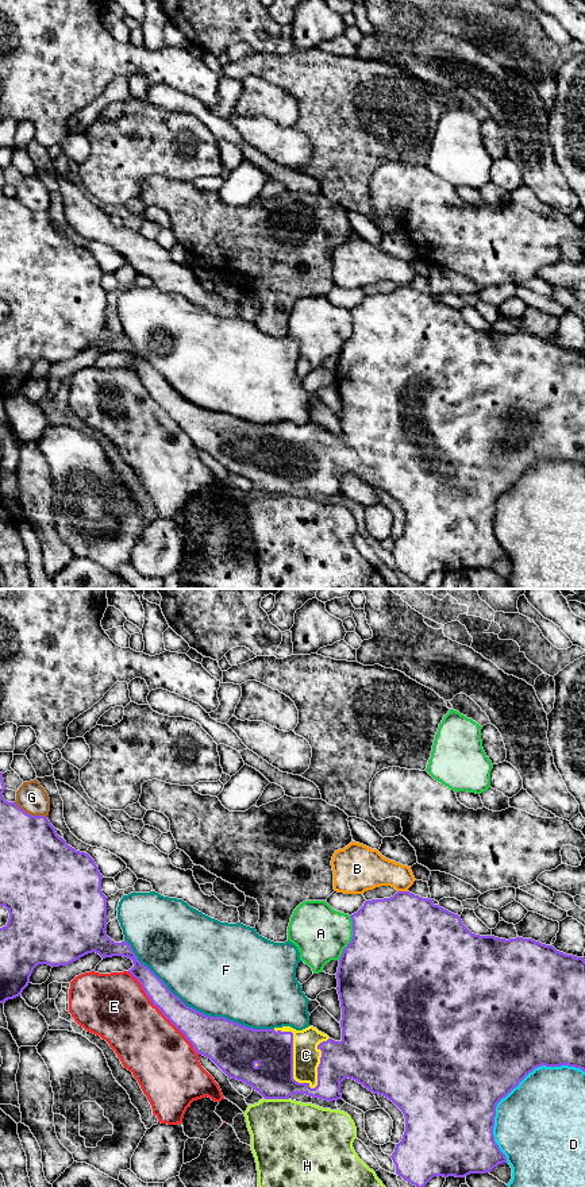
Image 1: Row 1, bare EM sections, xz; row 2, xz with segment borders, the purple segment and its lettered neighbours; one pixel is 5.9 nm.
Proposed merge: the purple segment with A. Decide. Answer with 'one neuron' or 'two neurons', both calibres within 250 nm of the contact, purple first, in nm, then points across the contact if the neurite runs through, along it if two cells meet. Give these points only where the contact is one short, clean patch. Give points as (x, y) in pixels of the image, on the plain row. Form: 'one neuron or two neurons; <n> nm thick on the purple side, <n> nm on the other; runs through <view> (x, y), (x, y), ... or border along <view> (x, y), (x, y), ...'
two neurons; 500 nm thick on the purple side, 320 nm on the other

